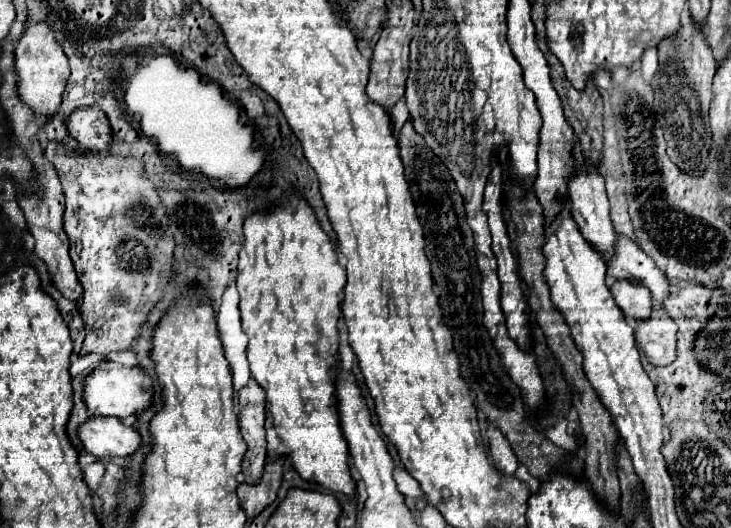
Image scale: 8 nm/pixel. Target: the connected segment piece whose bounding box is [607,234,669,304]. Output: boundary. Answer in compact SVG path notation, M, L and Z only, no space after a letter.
M617 234L619 240L615 242L615 260L607 266L607 276L613 280L625 278L637 284L643 284L651 290L651 296L657 304L667 296L669 282L659 272L655 262L641 250L637 242L633 242L629 236Z

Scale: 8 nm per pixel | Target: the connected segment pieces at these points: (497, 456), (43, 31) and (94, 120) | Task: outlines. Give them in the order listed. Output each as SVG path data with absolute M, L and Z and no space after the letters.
M487 422L487 438L489 438L489 448L491 448L491 456L495 462L495 468L503 474L503 476L513 476L517 470L517 456L511 448L511 444L507 442L507 438L503 436L503 432L493 426L491 422Z
M47 24L29 26L23 32L19 46L15 48L15 72L17 72L17 92L19 98L43 120L53 118L61 108L61 98L69 78L67 56L63 54L61 46L55 40L53 30Z
M99 108L75 110L67 120L67 128L81 150L101 154L111 148L113 130L105 112Z

